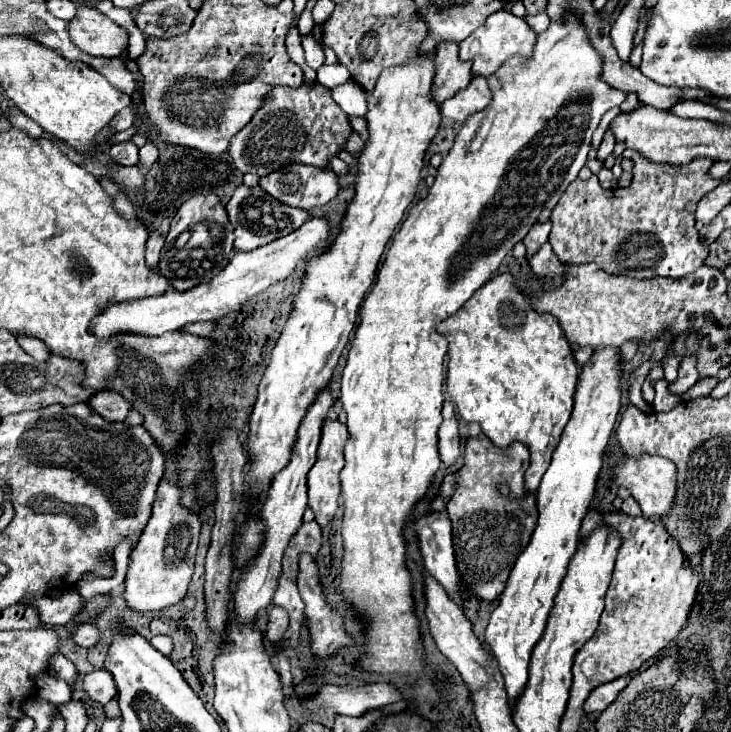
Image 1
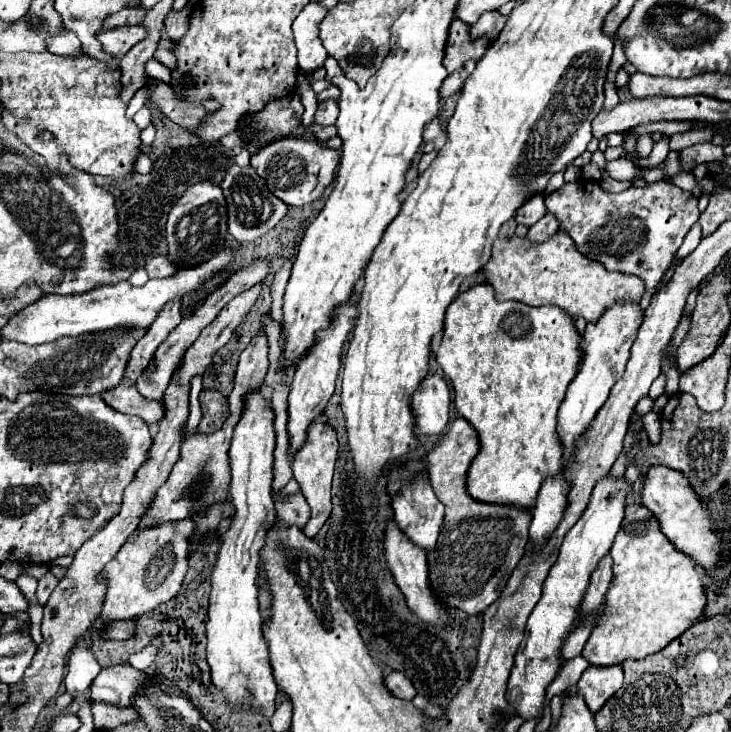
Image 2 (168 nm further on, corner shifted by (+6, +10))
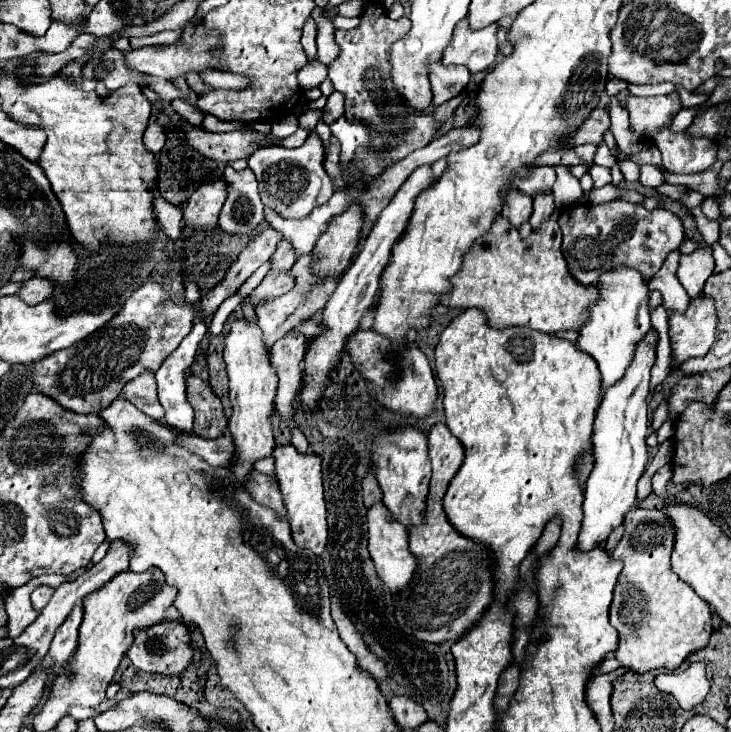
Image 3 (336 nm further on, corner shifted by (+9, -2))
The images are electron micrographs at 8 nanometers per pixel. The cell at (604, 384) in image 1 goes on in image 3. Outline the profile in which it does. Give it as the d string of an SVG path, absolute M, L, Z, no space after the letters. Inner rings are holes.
M618 266L602 276L596 288L600 288L600 300L594 308L590 308L590 318L580 328L576 344L582 352L588 352L598 362L598 370L602 374L602 390L606 390L622 380L630 360L634 358L638 342L642 342L644 336L652 330L652 324L648 312L648 284L642 280L640 272Z

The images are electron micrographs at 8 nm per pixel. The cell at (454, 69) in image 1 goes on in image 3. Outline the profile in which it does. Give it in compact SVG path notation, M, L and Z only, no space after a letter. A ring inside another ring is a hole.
M460 20L458 28L454 28L454 36L450 46L446 48L442 56L442 64L462 64L472 74L486 70L494 64L496 52L498 52L498 40L496 40L496 28L498 24L490 24L482 30L470 30L468 20Z

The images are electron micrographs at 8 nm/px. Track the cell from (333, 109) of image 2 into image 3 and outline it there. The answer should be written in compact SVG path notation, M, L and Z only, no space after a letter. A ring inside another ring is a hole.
M332 92L330 96L328 96L328 102L326 102L326 106L324 106L324 116L322 116L322 120L324 120L324 124L334 124L336 120L338 120L338 116L342 116L344 114L344 96L342 96L342 92Z

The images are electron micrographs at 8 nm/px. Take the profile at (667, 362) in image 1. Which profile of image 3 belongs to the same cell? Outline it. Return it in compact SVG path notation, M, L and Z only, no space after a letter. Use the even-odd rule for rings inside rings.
M696 250L690 256L682 256L682 262L678 266L678 280L690 298L698 298L702 294L702 286L712 270L714 258L710 250Z

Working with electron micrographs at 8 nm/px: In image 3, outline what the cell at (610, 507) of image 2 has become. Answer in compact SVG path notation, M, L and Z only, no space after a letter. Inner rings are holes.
M652 330L642 348L638 348L626 376L604 392L594 420L594 452L596 464L586 482L584 494L584 520L578 534L578 550L590 552L604 544L608 536L624 522L626 512L636 504L636 482L644 474L648 462L648 416L646 416L646 394L650 384L650 368L656 360L658 334Z

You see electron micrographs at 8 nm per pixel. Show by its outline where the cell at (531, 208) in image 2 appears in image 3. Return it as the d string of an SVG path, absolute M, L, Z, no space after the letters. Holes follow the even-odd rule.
M514 192L514 196L506 196L506 208L502 210L502 216L506 216L510 224L514 224L514 228L520 228L532 216L532 198L522 192ZM520 212L530 212L530 214L520 214Z

